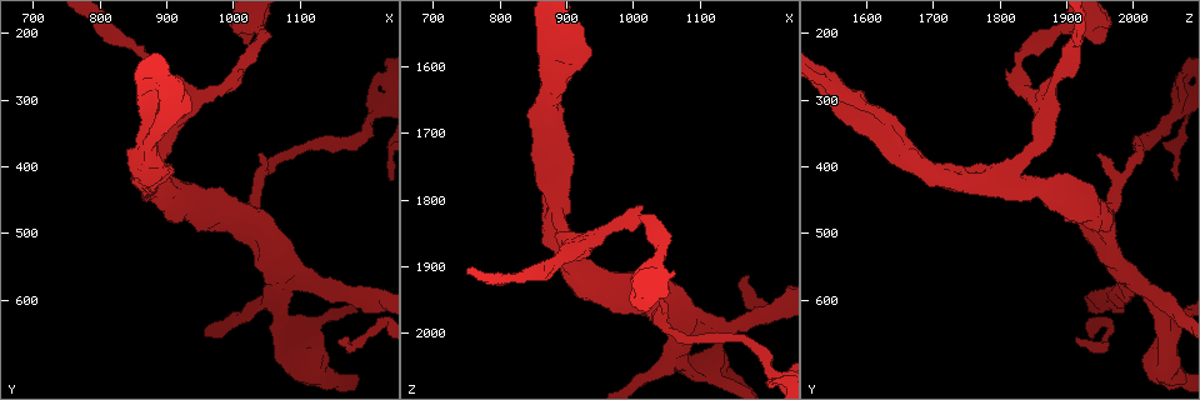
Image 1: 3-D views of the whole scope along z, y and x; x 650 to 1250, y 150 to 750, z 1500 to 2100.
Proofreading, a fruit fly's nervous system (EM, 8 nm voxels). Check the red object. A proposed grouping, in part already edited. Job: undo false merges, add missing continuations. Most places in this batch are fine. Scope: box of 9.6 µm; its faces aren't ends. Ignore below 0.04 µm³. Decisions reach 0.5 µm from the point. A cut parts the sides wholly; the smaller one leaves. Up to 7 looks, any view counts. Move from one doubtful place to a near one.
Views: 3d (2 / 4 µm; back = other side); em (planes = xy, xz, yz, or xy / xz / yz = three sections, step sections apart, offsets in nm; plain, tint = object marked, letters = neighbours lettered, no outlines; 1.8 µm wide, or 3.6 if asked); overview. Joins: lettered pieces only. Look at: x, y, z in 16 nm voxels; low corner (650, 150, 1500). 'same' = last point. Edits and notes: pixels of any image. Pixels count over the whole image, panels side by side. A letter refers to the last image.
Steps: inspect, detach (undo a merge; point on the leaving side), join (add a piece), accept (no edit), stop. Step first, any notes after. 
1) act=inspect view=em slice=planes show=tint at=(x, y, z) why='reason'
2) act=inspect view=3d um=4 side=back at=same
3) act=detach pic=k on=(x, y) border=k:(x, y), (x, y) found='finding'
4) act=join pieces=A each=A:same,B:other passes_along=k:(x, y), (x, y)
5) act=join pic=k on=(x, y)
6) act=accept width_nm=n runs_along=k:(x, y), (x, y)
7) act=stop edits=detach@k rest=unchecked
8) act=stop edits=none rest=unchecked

act=inspect view=3d um=4 at=(900, 320, 1595) why='touches itself'

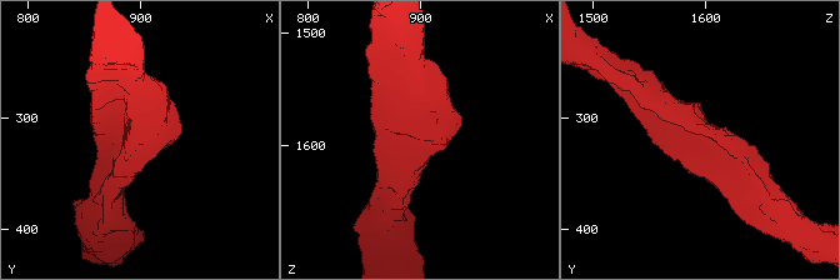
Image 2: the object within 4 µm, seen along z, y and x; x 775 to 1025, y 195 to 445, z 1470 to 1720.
act=inspect view=em um=3.6 slice=planes show=tint at=(900, 322, 1594)

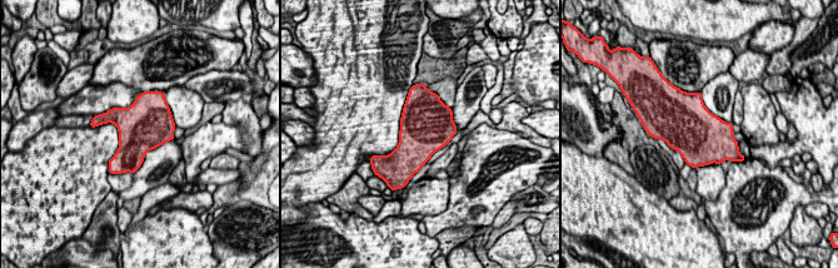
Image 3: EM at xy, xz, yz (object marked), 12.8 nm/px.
act=inspect view=em um=3.6 slice=planes show=letters at=same why='what lies round it'

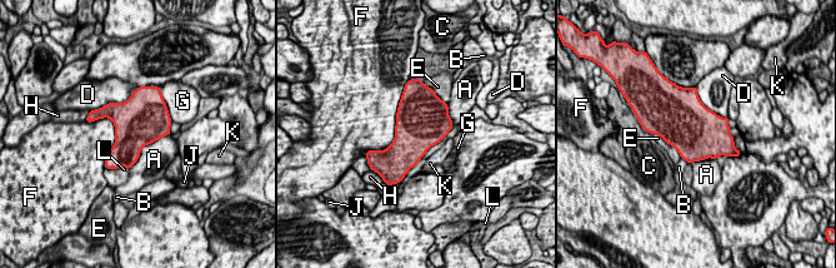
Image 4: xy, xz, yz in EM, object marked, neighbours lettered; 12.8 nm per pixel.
act=accept each=A:other,B:other,C:other,D:other,E:other,F:other,G:other,H:other,J:other,K:other,L:other border=4:(170, 133), (148, 143), (130, 168) found='one neuron here'

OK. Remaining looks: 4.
act=inspect view=3d um=4 at=(880, 415, 1820) why='thick turns thin'

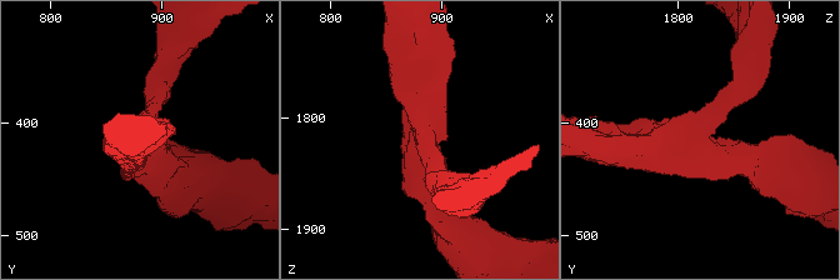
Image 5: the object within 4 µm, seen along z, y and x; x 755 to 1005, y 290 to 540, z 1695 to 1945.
act=inspect view=em slice=planes show=plain at=(880, 416, 1818) why='now the EM'

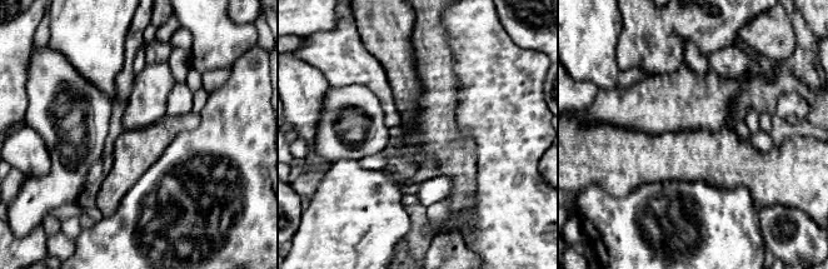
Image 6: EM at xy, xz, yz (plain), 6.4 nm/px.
act=inspect view=em slice=planes show=letters at=same why='what lies round it'

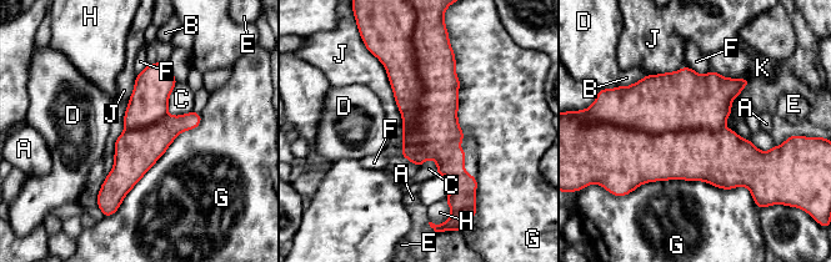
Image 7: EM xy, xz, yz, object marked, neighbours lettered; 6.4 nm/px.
act=accept each=A:other,B:other,C:other,D:other,E:other,F:other,G:other,H:other,J:other,K:other border=7:(375, 56), (385, 69), (401, 125) found='one neuron here'

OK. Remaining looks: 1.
act=inspect view=em slice=planes show=letters at=(1055, 605, 2040) why='four arms meet'

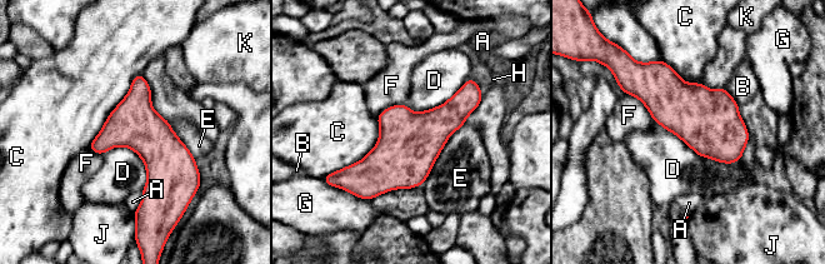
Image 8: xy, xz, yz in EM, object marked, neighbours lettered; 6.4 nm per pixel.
act=accept each=A:other,B:other,C:other,D:other,E:other,F:other,G:other,H:other,J:other,K:other border=8:(656, 121), (700, 155), (741, 158) found='continuous, no second neuron'

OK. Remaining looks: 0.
act=stop edits=none rest=unchecked

